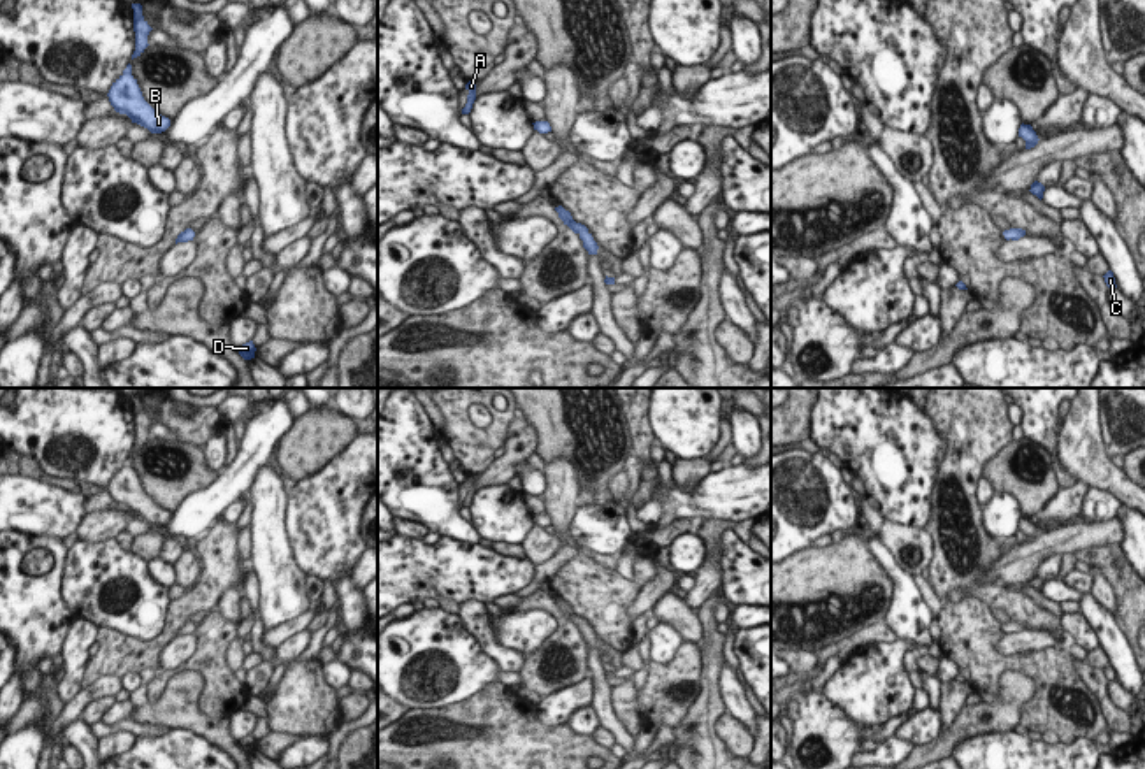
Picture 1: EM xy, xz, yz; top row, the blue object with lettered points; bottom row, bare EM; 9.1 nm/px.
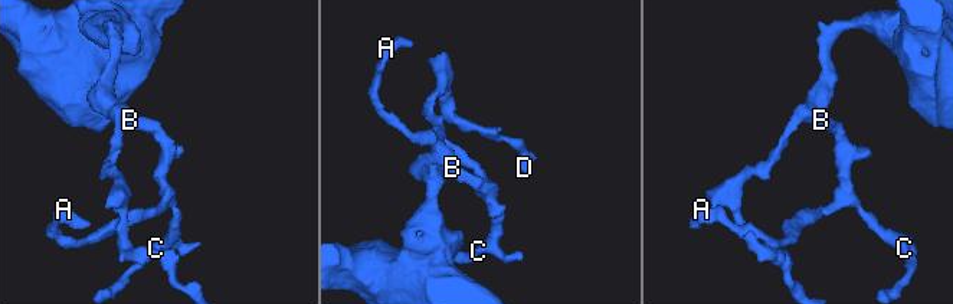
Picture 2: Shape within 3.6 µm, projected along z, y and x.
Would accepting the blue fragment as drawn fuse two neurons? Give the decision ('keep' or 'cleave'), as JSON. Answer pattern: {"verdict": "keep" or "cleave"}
{"verdict": "keep"}

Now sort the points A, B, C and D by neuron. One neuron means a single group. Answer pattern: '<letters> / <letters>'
A B C D

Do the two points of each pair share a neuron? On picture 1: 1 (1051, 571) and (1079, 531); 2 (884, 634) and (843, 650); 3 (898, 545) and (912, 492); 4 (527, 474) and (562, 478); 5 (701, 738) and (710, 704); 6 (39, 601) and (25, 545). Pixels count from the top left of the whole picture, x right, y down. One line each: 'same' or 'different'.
1: different
2: same
3: different
4: different
5: same
6: same

